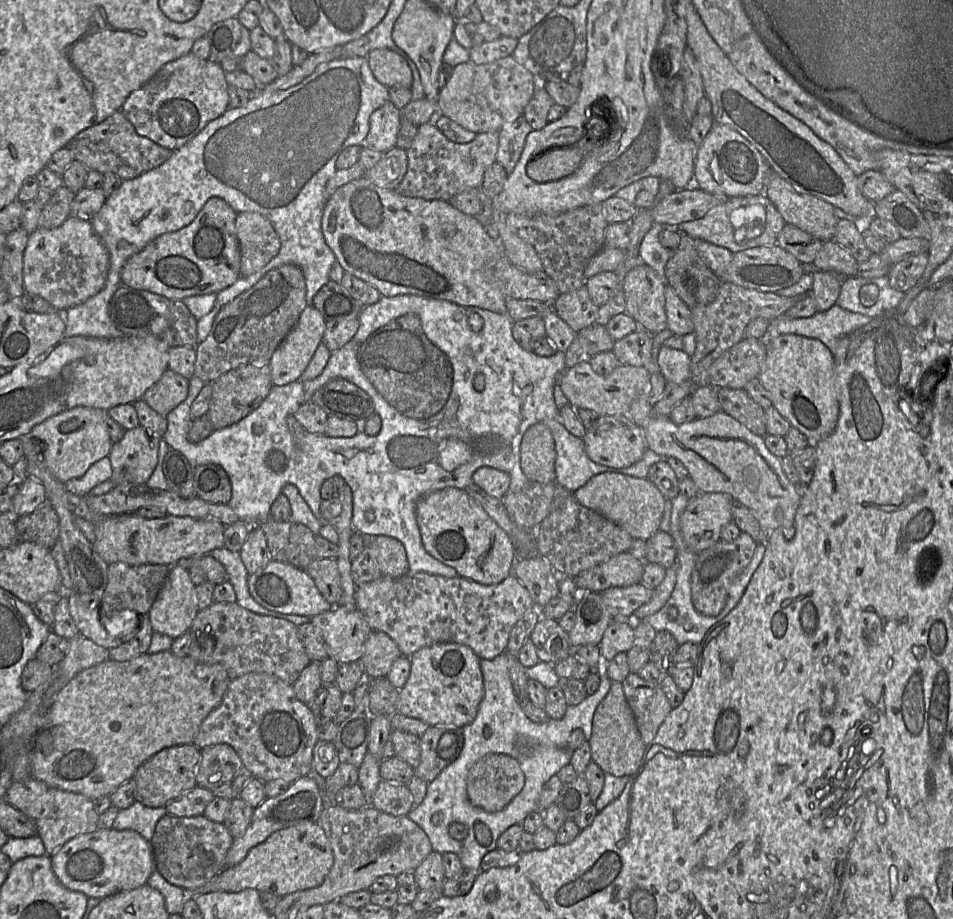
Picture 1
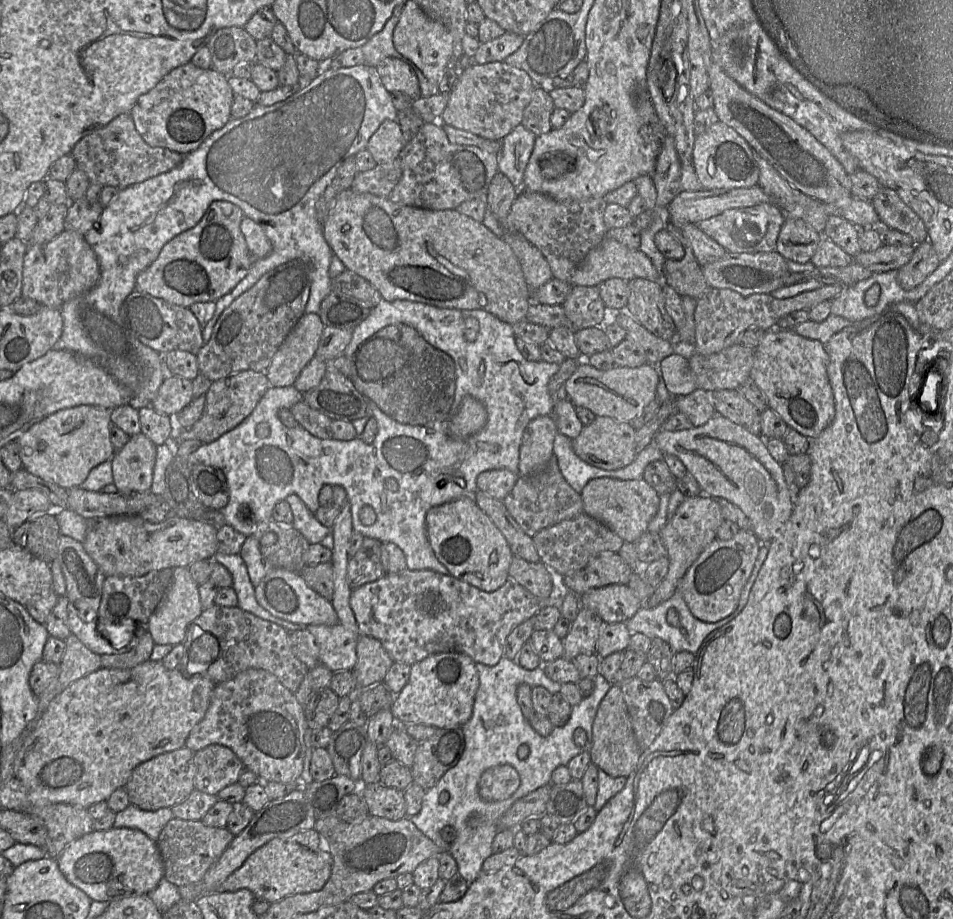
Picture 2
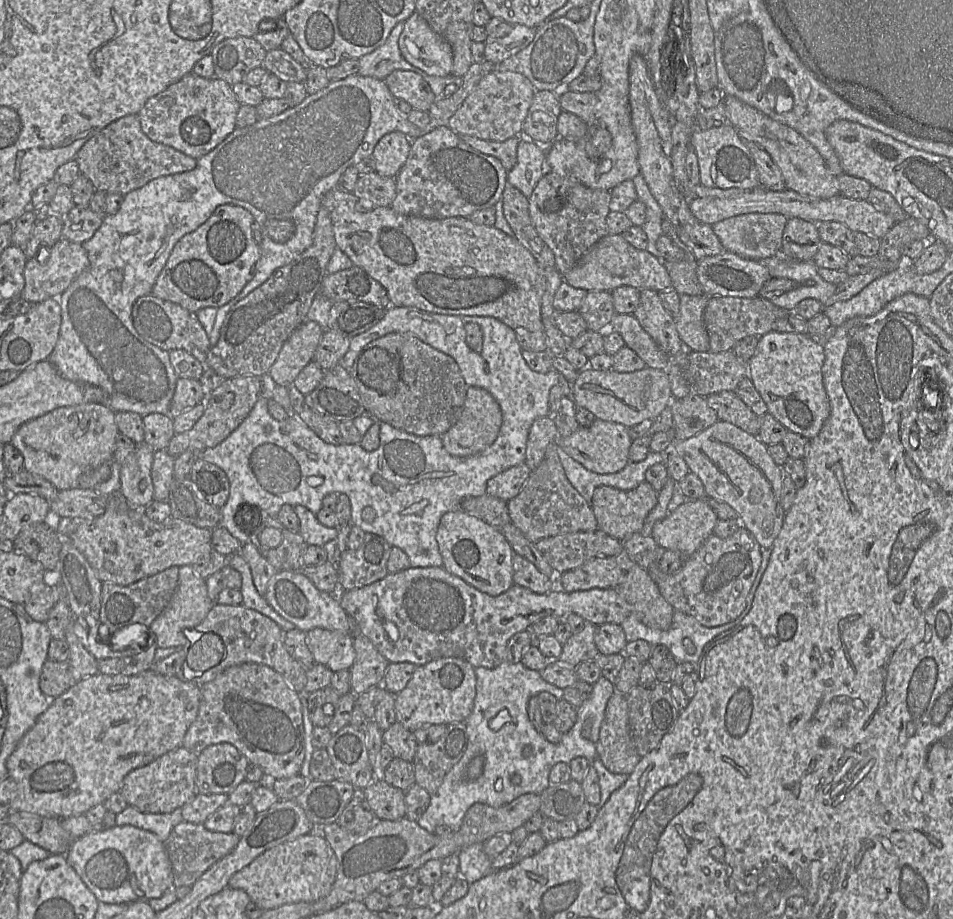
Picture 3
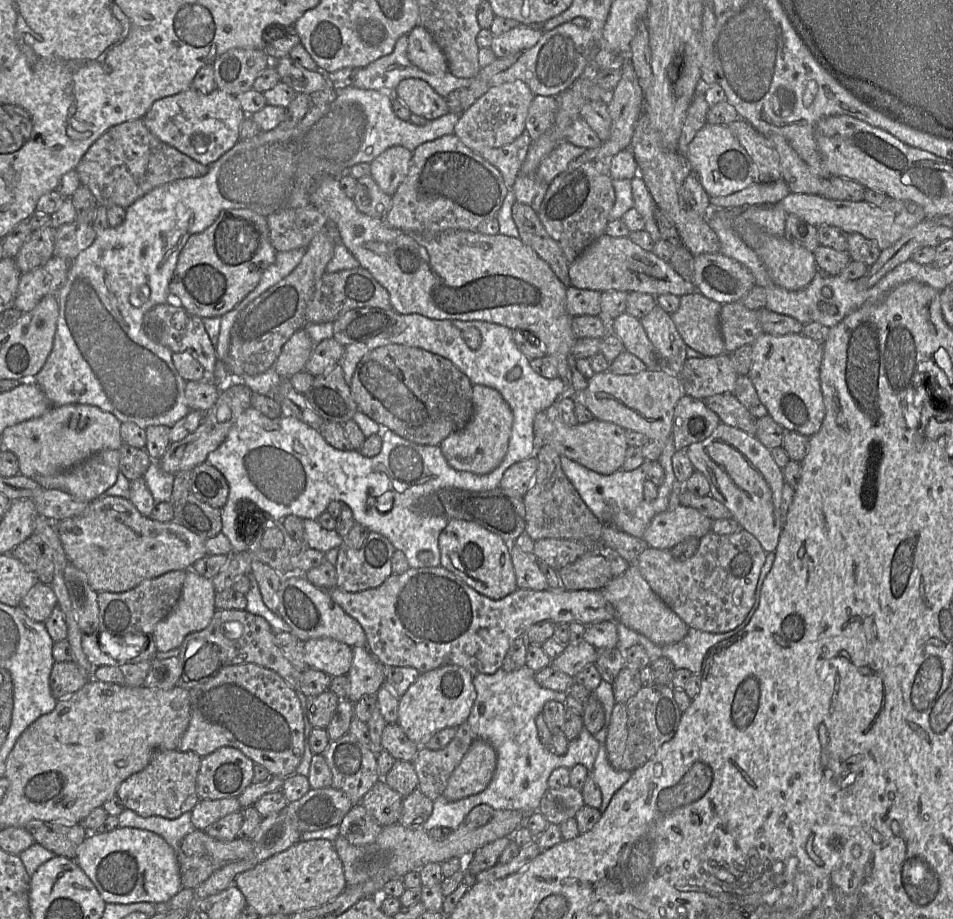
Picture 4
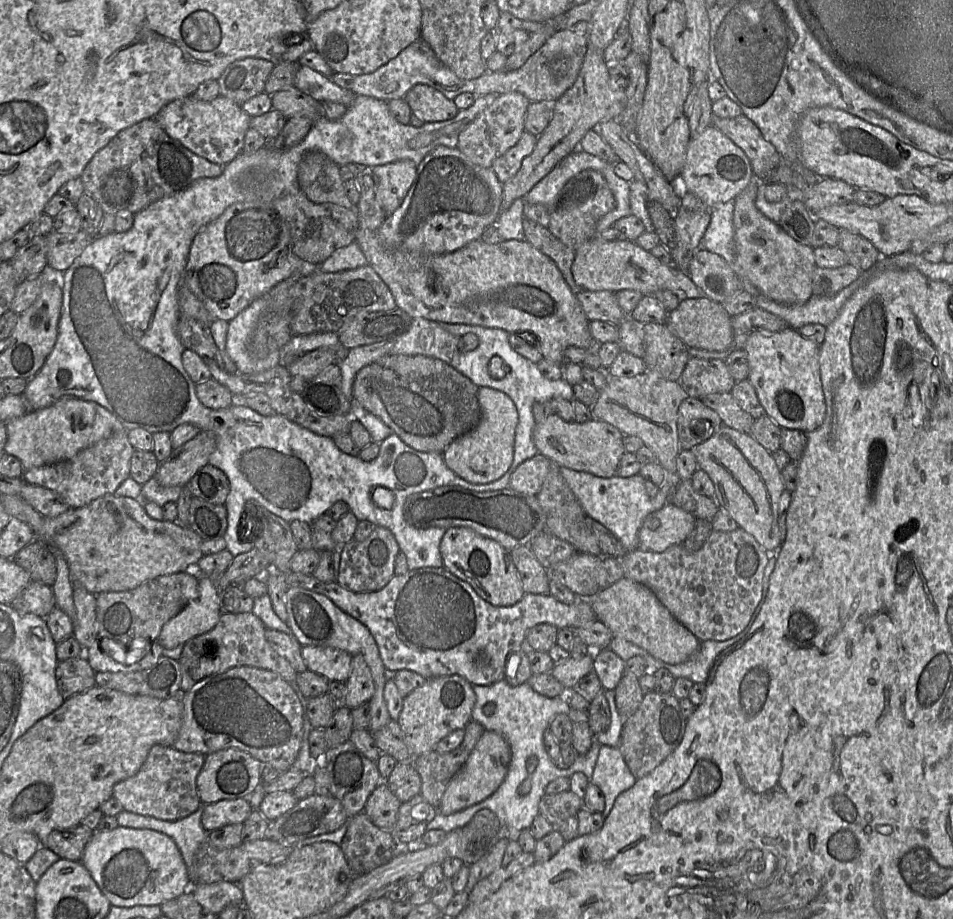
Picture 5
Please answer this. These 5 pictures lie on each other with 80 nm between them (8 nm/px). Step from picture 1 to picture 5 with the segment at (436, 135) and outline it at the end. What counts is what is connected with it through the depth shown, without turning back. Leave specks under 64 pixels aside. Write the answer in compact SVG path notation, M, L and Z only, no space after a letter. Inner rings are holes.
M438 146L428 153L416 167L412 186L401 205L379 227L377 235L389 250L411 256L433 256L454 252L480 239L485 228L497 219L502 202L503 184L492 168L473 163L458 147Z

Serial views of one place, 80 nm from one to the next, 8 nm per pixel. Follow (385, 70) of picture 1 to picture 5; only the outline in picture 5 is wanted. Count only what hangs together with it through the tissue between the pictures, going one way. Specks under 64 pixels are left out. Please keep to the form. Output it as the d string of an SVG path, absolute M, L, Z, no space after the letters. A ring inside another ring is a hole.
M417 84L404 97L411 111L425 122L441 122L456 116L459 109L435 88Z

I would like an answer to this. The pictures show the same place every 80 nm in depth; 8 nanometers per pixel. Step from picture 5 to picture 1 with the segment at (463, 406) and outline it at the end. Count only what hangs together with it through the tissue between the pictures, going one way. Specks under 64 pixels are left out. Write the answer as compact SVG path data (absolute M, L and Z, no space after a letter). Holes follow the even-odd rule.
M407 313L373 332L359 344L361 370L380 395L402 415L427 419L447 403L452 389L452 367L448 357L425 336L420 318Z

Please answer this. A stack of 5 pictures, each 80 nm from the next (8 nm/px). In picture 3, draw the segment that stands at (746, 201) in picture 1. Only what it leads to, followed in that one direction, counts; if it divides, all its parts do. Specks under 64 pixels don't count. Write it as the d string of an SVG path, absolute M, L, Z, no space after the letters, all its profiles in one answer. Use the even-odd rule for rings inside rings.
M747 213L732 216L712 225L726 251L755 260L780 255L782 236L788 218L780 213Z

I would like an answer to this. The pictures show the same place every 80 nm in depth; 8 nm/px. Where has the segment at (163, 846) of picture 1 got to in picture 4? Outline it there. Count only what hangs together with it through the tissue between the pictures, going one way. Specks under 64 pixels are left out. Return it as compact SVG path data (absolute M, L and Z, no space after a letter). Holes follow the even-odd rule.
M195 829L183 838L176 853L180 868L182 888L196 889L215 871L230 863L246 858L252 851L253 843L251 839L236 838L231 841L218 840L207 835L204 830Z

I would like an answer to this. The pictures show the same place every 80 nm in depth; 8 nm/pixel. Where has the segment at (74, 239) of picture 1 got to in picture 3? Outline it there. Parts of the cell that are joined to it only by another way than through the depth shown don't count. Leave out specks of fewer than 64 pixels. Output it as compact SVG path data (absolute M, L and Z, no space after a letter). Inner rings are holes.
M62 238L49 249L39 249L37 255L37 258L33 257L26 261L24 288L21 294L22 298L34 304L39 304L49 299L58 299L71 282L89 266L87 252L83 245Z

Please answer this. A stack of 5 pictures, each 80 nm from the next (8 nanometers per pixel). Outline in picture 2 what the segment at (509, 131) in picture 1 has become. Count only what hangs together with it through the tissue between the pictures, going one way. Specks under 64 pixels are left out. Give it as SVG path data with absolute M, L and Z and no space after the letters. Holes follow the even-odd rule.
M522 123L517 125L501 140L498 153L498 168L512 183L522 191L524 172L533 151L536 135L525 128Z

